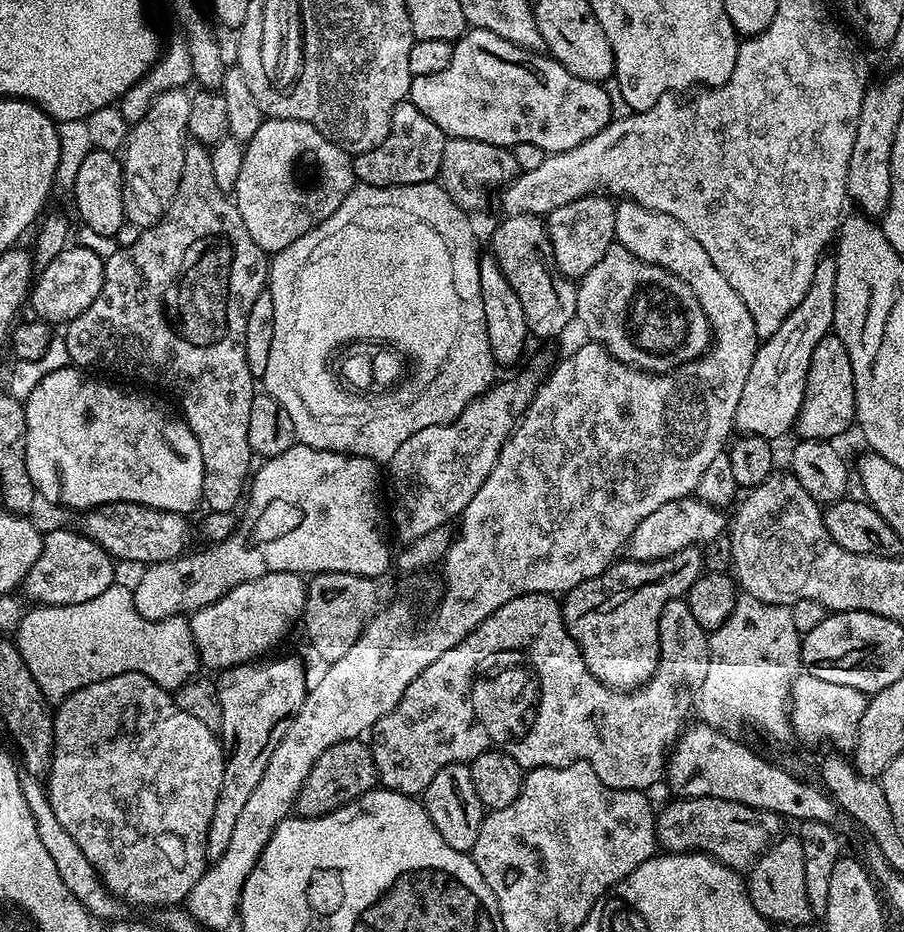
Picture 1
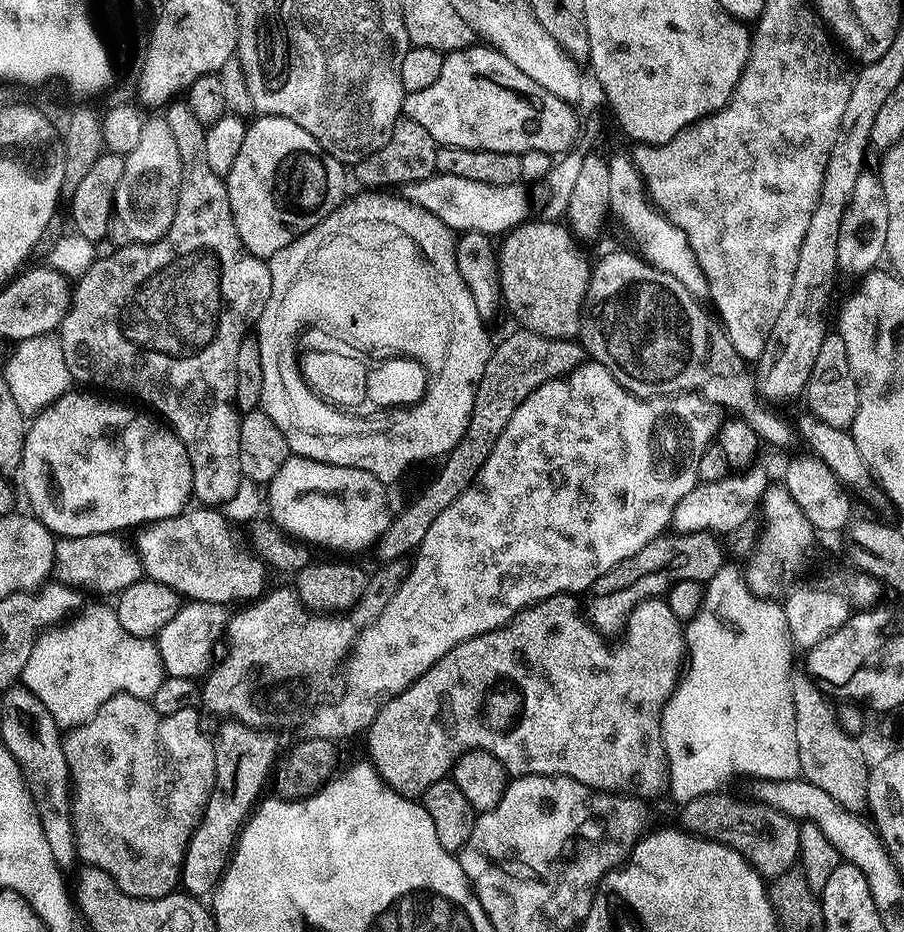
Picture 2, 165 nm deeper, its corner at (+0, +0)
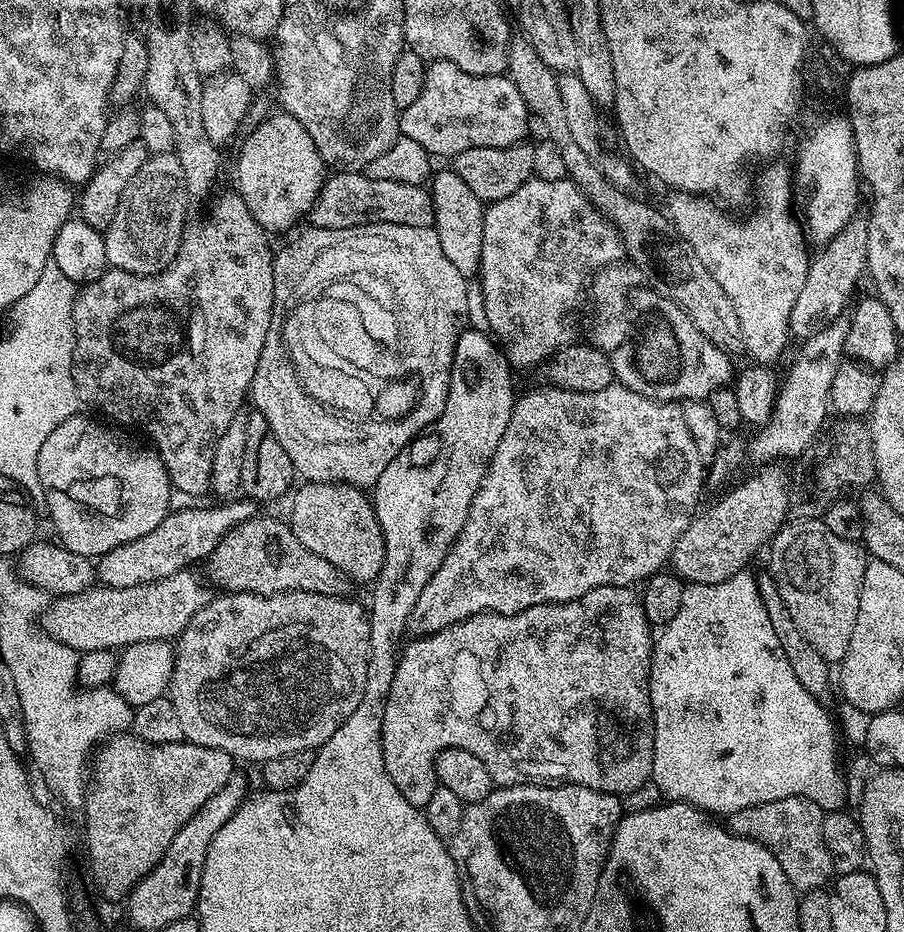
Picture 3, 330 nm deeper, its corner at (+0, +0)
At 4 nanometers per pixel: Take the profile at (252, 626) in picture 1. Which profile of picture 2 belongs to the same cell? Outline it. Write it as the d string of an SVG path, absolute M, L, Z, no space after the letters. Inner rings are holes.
M193 600L185 603L162 626L159 636L155 637L154 643L160 652L161 666L165 673L178 678L200 678L211 669L214 663L212 651L216 648L216 639L226 630L226 608L222 604L211 604L201 600ZM225 612L225 616L224 616Z

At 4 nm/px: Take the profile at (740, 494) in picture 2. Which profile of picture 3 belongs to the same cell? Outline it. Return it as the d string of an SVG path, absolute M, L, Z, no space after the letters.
M837 318L823 328L816 329L801 343L804 345L789 368L788 377L784 384L782 380L779 385L772 416L752 440L750 456L757 460L757 465L783 461L783 456L800 456L816 444L826 424L824 419L830 413L834 374L838 374L840 361L846 356L844 343L847 333L848 320Z

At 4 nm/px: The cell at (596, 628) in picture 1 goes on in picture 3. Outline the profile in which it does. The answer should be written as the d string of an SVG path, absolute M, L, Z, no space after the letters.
M776 462L763 465L757 476L742 481L737 488L729 487L729 492L713 508L705 507L693 516L678 542L674 542L671 571L693 584L726 582L726 578L745 571L752 555L777 536L789 519L788 472L780 467L784 466Z

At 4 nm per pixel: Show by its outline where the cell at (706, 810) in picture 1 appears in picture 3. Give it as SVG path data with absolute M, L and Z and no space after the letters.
M778 798L774 802L762 802L733 812L727 817L726 827L736 836L746 836L766 846L766 850L778 858L778 866L782 866L792 887L803 894L824 888L834 876L830 850L826 850L826 842L822 838L824 813L817 804L810 802L810 798Z

